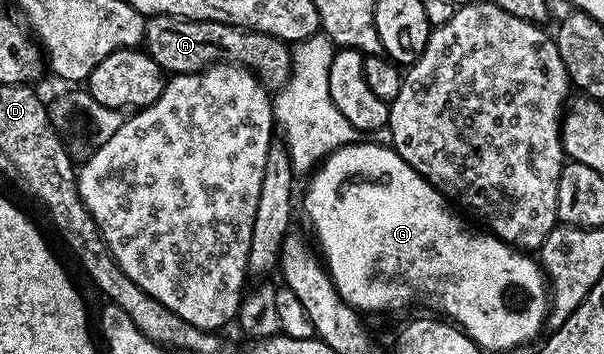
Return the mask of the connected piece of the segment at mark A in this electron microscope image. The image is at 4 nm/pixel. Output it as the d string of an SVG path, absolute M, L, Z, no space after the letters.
M149 16L144 26L143 47L168 74L203 72L214 64L234 64L256 74L269 90L279 90L287 82L292 66L289 45L279 36L267 36L246 28L235 28L217 20L189 20L182 16Z

